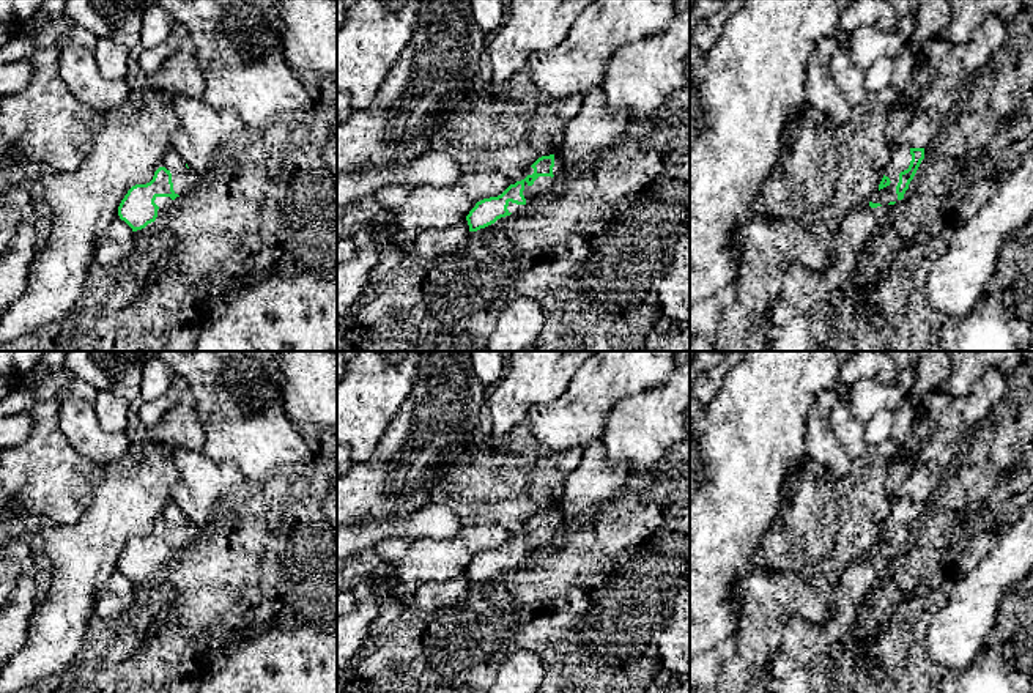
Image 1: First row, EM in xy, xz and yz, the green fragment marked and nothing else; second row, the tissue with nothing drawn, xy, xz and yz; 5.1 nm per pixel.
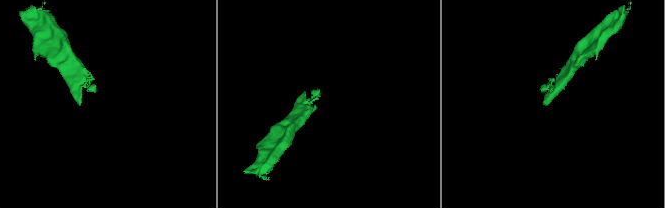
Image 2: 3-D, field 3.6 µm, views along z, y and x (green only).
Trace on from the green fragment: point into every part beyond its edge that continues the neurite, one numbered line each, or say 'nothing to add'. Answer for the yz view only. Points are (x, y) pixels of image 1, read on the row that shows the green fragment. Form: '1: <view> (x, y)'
1: yz (901, 158)

